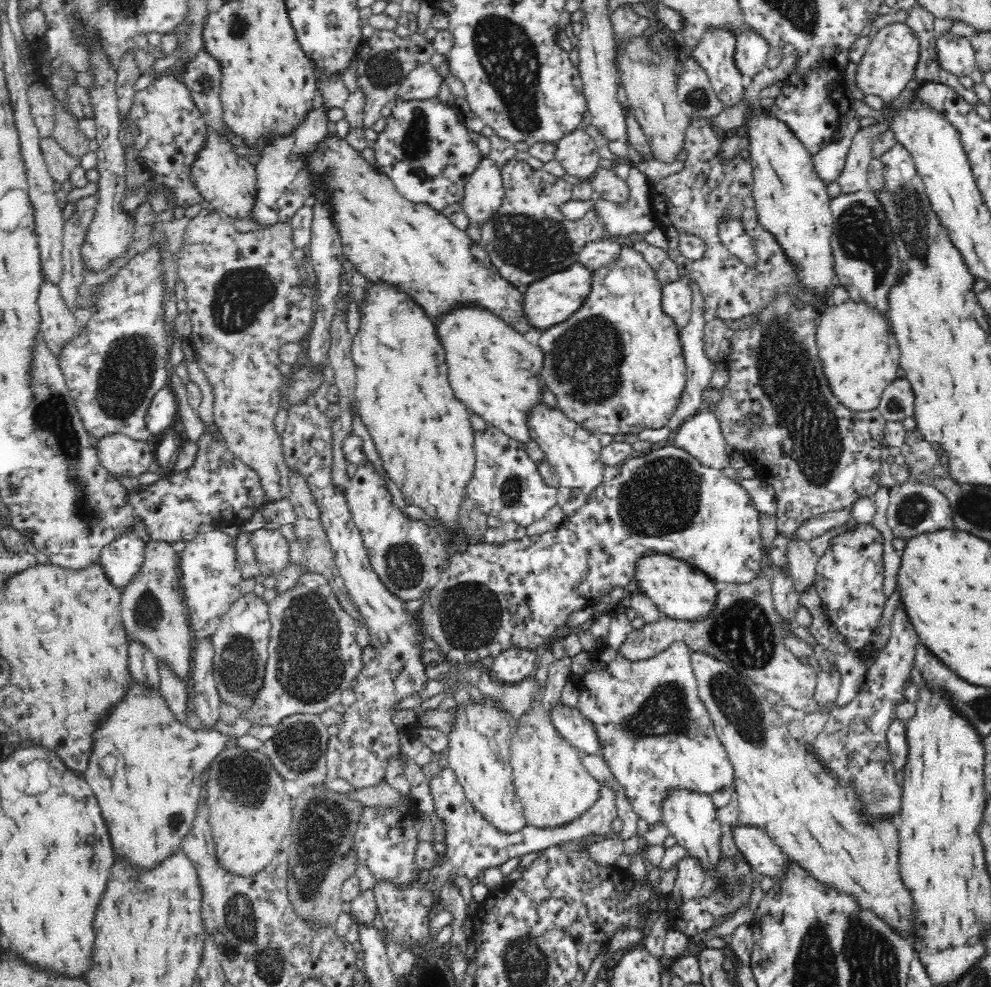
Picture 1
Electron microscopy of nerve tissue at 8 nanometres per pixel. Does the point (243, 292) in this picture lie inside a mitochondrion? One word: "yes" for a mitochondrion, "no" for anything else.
yes

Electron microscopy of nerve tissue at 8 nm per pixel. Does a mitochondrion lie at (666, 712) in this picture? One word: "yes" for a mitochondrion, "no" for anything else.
yes

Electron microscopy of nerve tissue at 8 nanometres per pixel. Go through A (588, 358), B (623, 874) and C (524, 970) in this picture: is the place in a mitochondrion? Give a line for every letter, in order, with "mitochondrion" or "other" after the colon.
A: mitochondrion
B: other
C: mitochondrion

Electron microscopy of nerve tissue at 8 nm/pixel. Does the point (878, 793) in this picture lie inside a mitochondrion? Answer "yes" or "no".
yes

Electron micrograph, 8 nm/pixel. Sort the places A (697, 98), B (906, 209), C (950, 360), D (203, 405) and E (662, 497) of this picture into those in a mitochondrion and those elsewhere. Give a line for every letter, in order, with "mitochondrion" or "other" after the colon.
A: mitochondrion
B: mitochondrion
C: other
D: other
E: mitochondrion

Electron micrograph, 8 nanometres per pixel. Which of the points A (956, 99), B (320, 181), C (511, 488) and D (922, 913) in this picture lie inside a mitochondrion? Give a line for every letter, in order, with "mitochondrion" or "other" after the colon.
A: other
B: other
C: mitochondrion
D: other

